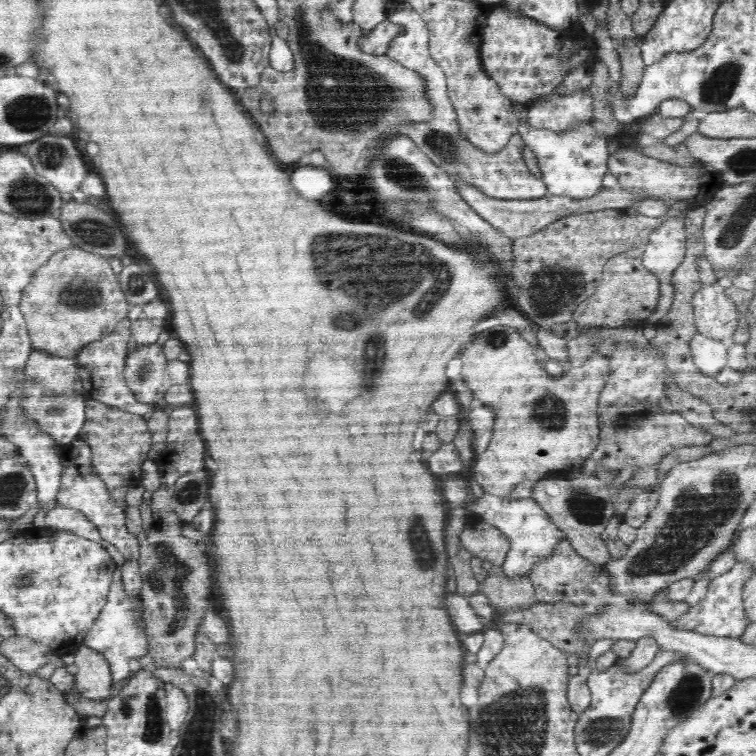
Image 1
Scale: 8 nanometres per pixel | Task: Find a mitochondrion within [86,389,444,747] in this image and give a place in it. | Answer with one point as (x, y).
(168, 576)

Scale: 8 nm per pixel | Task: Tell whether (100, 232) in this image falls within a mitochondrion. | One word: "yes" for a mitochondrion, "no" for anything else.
yes

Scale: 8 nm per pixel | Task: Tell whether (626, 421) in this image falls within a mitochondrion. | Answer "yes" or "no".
yes

